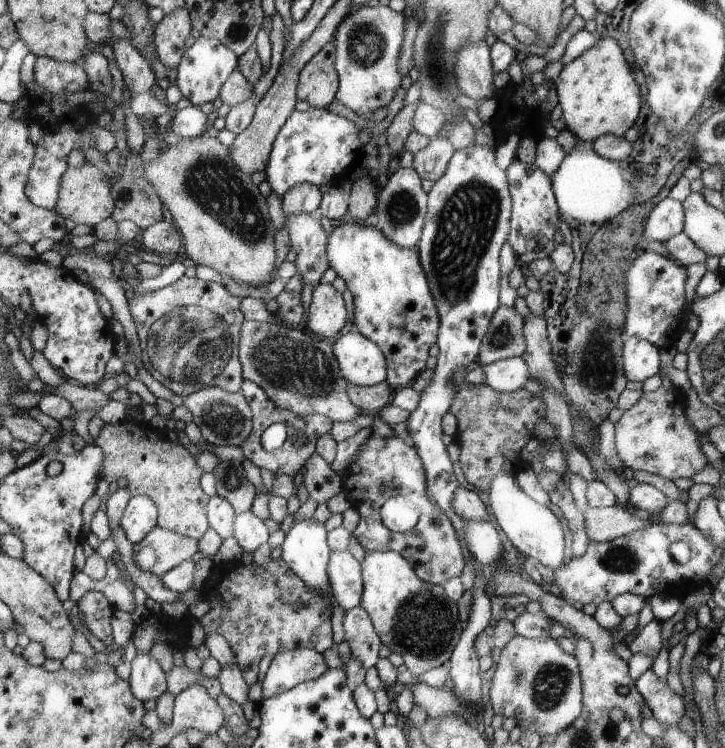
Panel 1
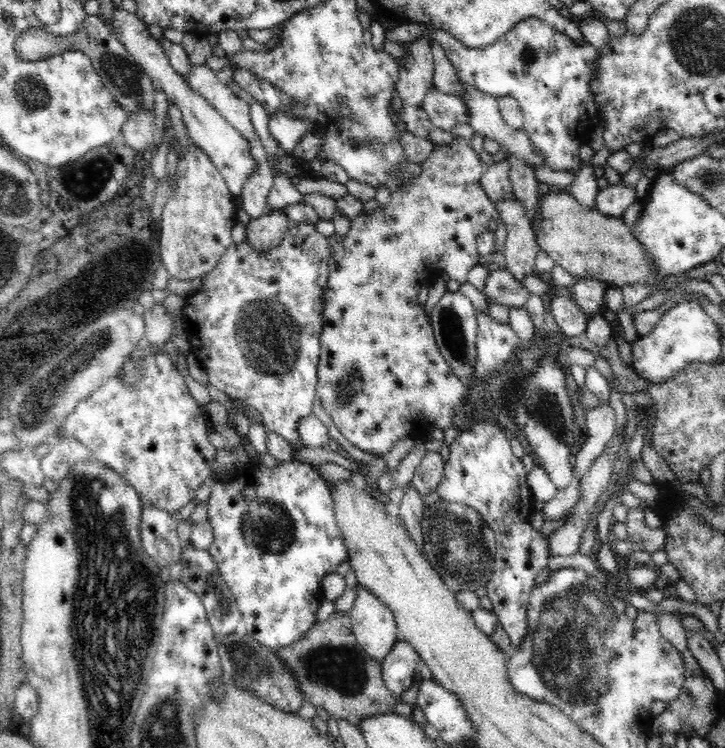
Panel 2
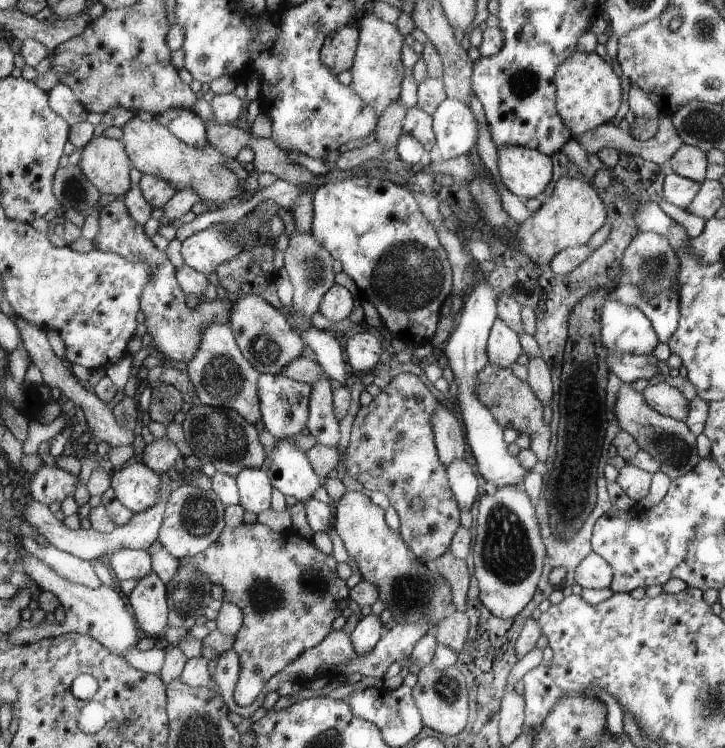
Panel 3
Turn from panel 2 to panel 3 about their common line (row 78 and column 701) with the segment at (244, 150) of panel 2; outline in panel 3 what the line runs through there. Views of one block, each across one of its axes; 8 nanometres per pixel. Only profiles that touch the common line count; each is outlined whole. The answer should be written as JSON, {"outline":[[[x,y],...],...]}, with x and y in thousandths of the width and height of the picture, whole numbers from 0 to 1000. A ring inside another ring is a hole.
{"outline":[[[943,191],[923,215],[926,231],[967,246],[975,242],[977,222],[975,209],[970,201]]]}

